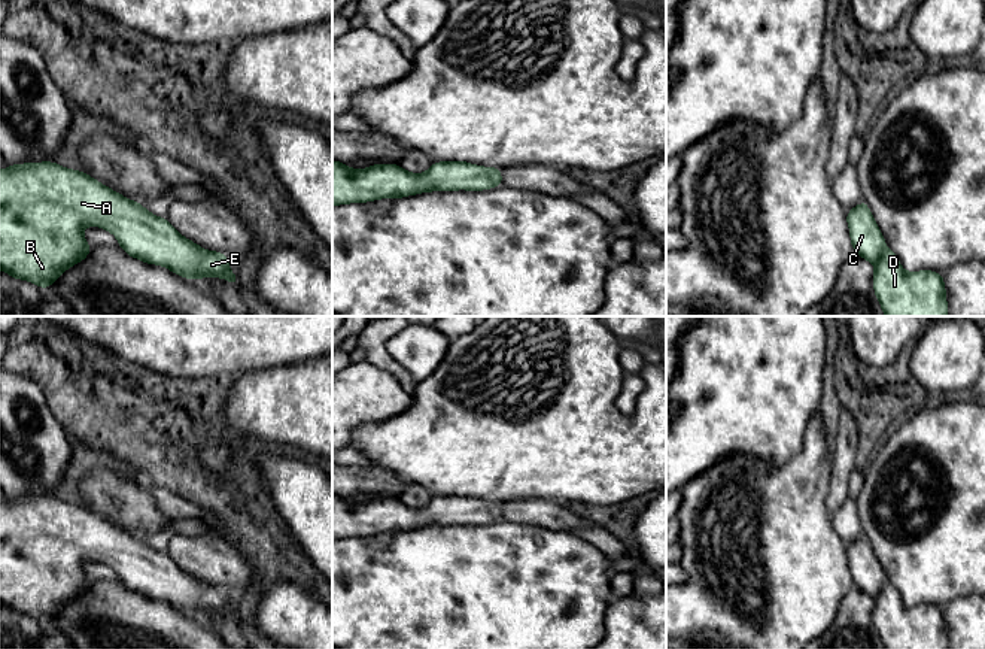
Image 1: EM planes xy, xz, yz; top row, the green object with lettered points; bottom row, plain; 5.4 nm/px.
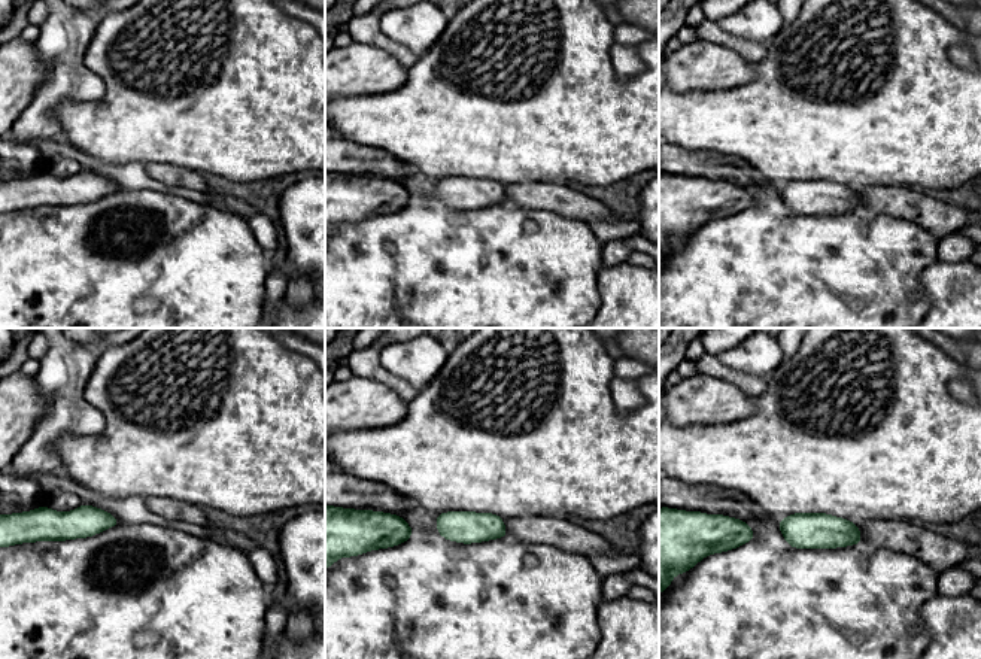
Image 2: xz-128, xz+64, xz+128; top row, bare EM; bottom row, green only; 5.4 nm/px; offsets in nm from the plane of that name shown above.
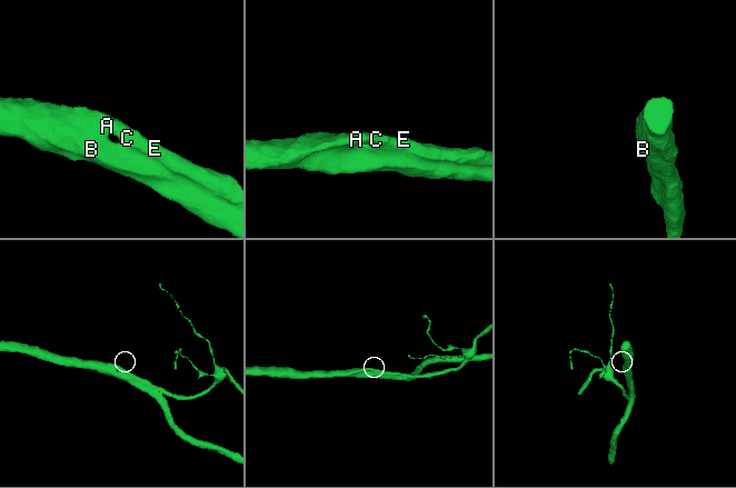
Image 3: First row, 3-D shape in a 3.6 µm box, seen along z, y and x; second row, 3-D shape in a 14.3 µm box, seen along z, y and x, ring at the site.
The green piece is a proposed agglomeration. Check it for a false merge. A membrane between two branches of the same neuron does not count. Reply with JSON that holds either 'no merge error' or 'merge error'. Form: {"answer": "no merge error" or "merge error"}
{"answer": "no merge error"}

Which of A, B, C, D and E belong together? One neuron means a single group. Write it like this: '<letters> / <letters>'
A B C D E

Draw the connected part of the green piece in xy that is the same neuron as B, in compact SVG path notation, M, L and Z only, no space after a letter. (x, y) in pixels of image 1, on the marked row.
M54 161L10 164L7 169L0 169L0 270L12 279L48 289L66 270L89 255L92 246L83 237L85 227L107 230L128 257L165 267L188 280L221 278L231 285L238 282L225 254L201 248L182 236L167 218L153 215L139 201L124 197L85 172L67 169Z

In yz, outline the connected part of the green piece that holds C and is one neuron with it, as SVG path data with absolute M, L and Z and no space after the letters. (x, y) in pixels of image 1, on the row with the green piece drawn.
M866 201L848 210L846 224L854 252L875 266L873 291L885 316L948 316L943 275L934 270L906 272L897 255L887 246Z

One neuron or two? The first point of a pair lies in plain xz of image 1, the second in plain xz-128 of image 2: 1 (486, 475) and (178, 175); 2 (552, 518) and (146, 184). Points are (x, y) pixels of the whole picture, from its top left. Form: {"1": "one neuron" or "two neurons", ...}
{"1": "two neurons", "2": "two neurons"}

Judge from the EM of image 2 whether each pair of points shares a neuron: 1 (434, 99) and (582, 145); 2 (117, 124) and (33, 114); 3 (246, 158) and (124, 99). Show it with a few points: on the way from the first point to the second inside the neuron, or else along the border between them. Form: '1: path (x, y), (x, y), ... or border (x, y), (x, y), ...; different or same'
1: path (471, 103), (544, 108); same
2: border (85, 100), (57, 105), (52, 117), (61, 137); different
3: path (216, 128), (191, 103), (154, 102); same

